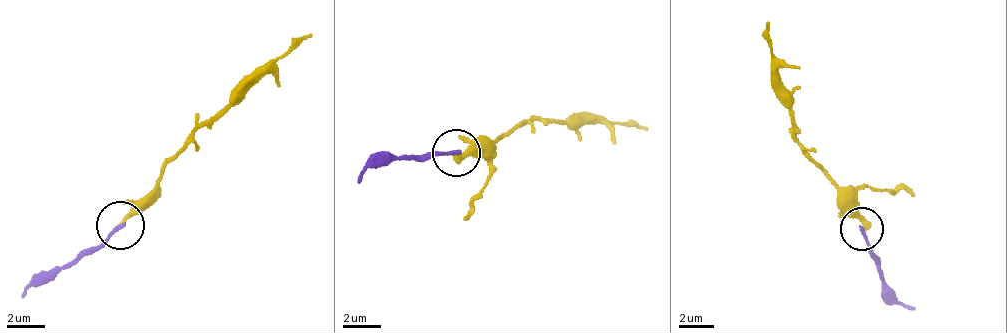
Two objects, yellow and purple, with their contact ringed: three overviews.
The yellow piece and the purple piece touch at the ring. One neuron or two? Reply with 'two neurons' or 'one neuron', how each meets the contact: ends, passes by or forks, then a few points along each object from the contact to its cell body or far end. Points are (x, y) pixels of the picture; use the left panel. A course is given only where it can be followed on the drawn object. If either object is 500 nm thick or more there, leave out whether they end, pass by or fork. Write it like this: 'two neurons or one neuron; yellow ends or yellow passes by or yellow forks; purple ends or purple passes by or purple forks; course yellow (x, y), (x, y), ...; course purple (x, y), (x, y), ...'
two neurons; yellow ends; purple ends; course yellow (119, 225), (200, 129), (243, 101), (257, 81), (309, 32); course purple (119, 225), (100, 246), (43, 272), (24, 297)

